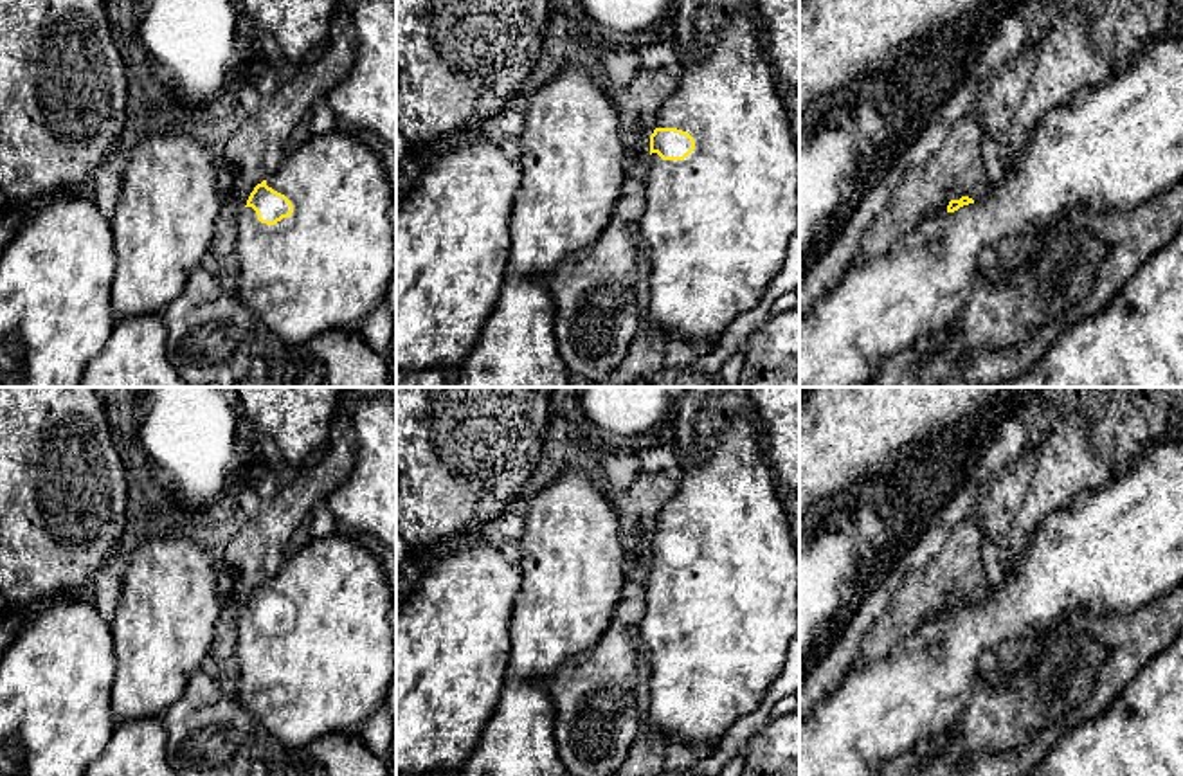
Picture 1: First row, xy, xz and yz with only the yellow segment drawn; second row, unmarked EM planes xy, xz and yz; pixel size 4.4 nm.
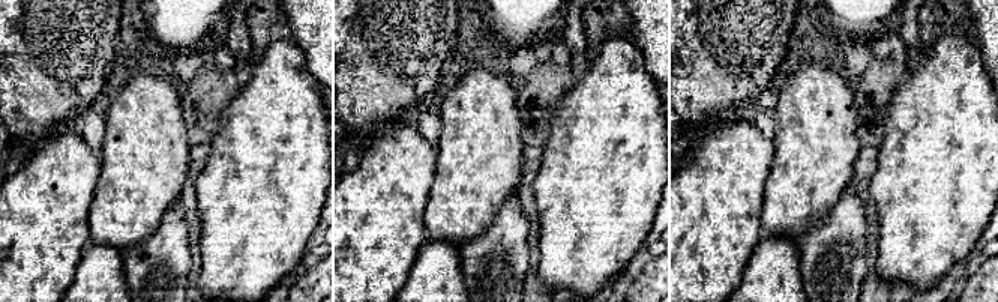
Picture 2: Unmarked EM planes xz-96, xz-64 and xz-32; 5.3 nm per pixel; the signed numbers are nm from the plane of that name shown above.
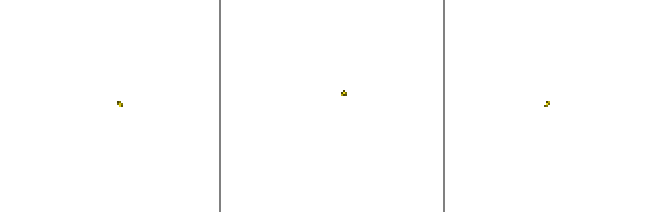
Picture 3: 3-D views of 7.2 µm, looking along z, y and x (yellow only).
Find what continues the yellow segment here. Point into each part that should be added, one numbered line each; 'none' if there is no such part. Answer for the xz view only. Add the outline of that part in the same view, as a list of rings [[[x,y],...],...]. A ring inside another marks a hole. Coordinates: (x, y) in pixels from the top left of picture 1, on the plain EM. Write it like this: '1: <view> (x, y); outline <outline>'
1: xz (717, 629); outline [[[729,420],[720,443],[704,463],[684,468],[677,493],[661,508],[657,531],[690,537],[695,553],[684,564],[650,558],[645,582],[645,614],[637,623],[637,643],[650,659],[650,727],[664,740],[677,736],[688,745],[718,744],[744,715],[754,711],[783,670],[789,646],[799,634],[799,555],[790,517],[765,457],[762,436],[744,420]]]

